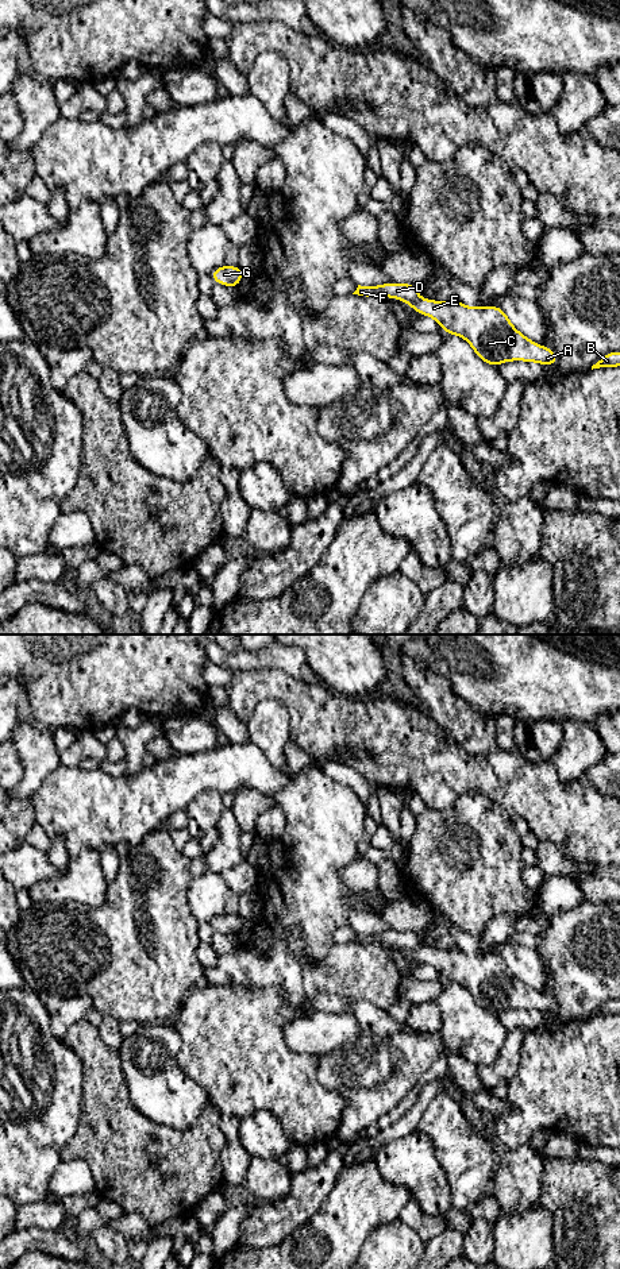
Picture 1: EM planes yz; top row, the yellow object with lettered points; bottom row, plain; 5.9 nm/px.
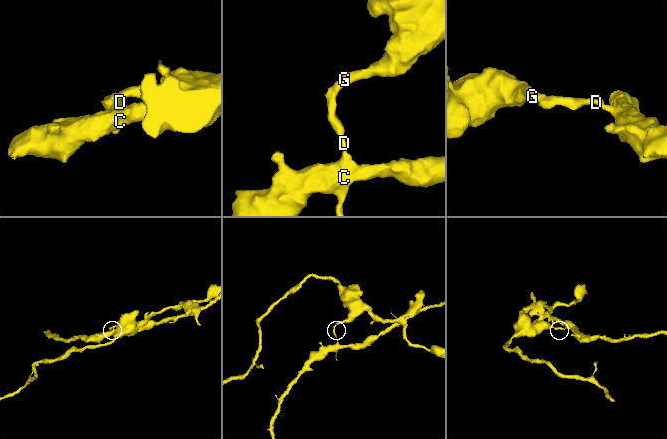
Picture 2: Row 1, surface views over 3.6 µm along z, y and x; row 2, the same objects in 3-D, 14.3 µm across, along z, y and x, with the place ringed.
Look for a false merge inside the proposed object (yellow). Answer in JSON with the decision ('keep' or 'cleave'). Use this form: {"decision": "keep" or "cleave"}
{"decision": "cleave"}

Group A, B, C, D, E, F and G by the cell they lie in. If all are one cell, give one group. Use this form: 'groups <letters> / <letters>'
groups A B C E / D F G

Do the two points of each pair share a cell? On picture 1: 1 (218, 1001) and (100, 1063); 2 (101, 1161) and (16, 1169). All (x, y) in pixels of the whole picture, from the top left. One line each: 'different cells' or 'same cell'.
1: different cells
2: different cells

